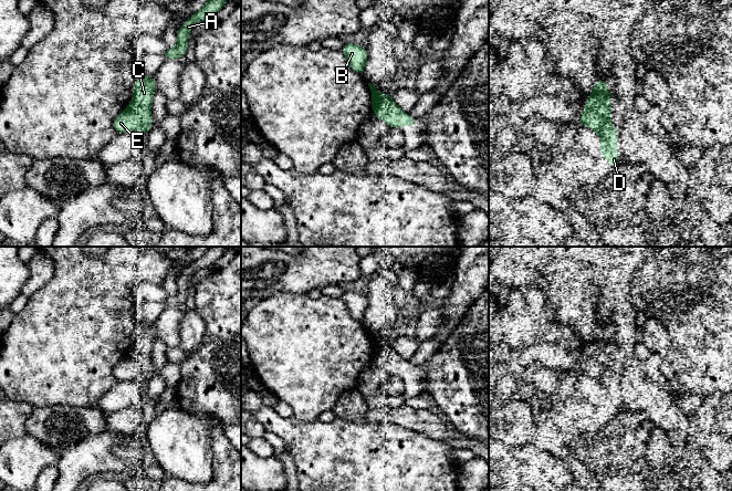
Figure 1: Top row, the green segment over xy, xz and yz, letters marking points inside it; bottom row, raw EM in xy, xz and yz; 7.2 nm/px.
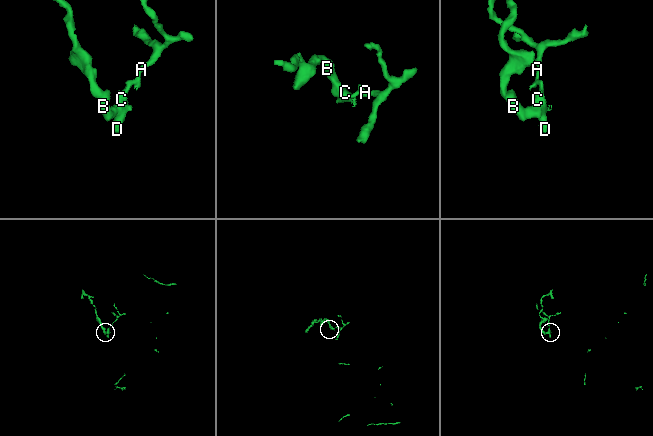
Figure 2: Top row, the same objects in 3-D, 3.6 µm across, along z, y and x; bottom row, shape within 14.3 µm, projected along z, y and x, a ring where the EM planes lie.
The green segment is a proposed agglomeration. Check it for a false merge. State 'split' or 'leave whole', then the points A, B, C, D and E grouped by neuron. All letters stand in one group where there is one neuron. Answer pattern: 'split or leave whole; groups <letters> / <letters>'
leave whole; groups A B C D E

